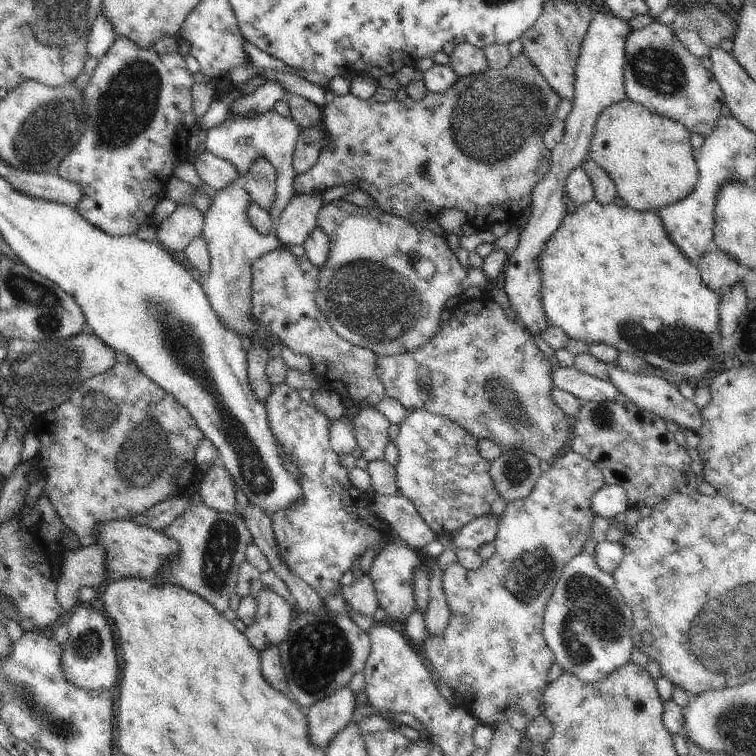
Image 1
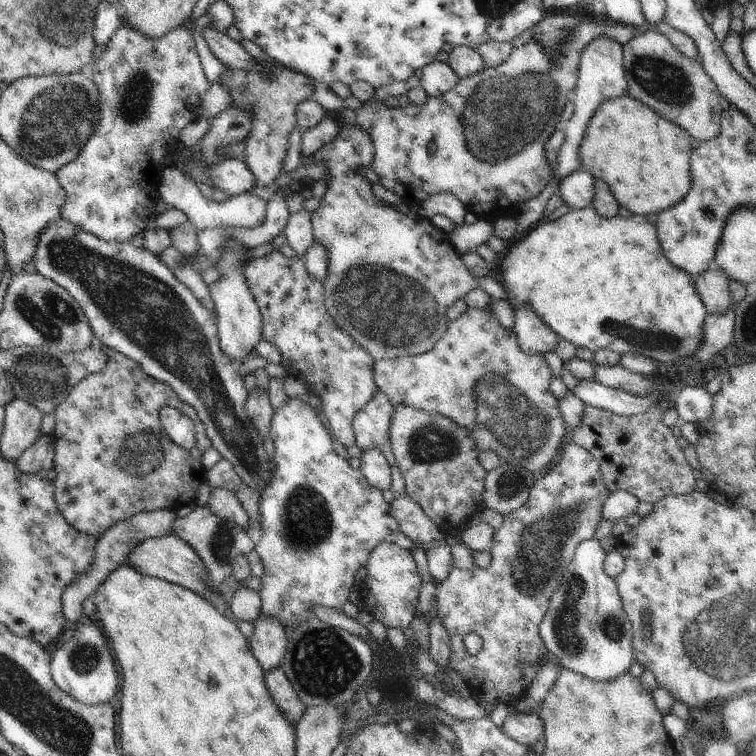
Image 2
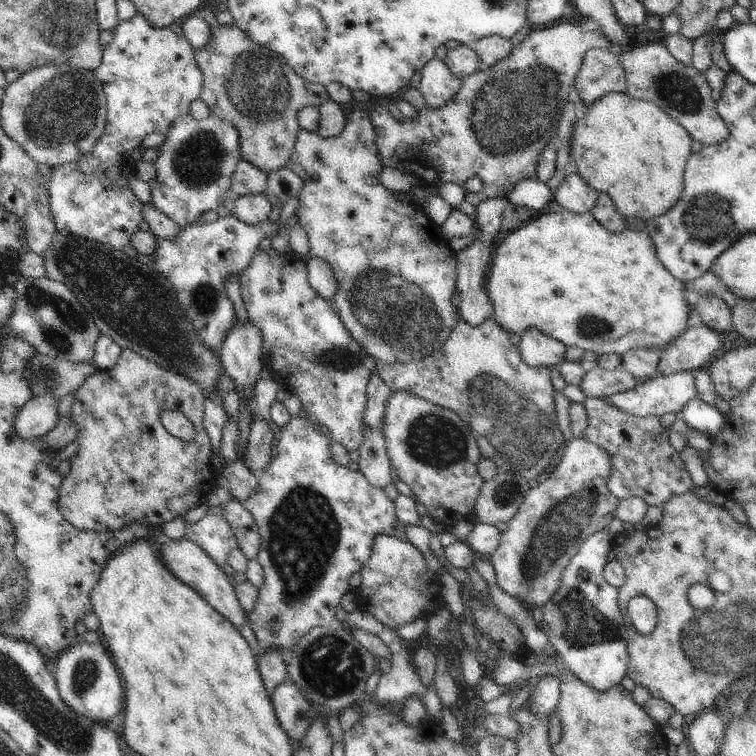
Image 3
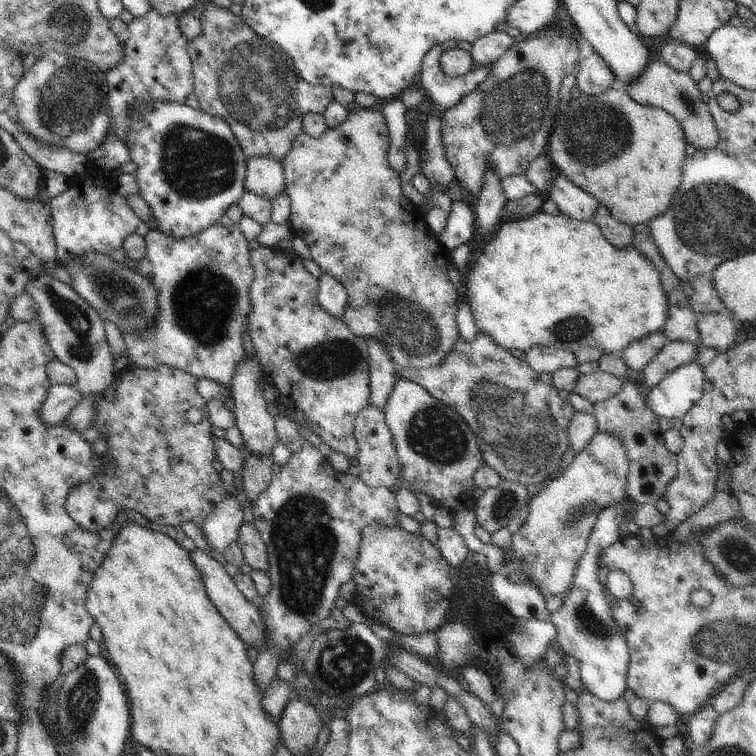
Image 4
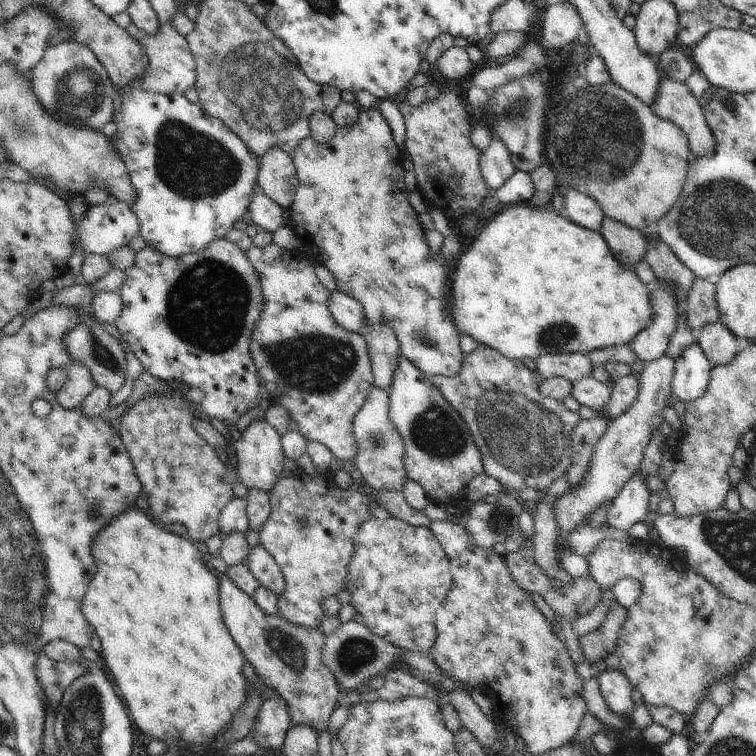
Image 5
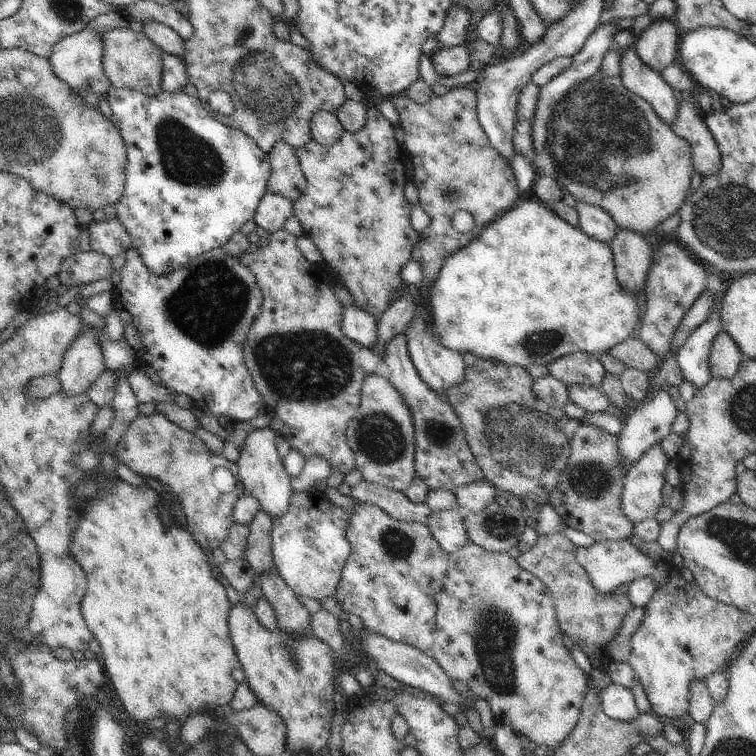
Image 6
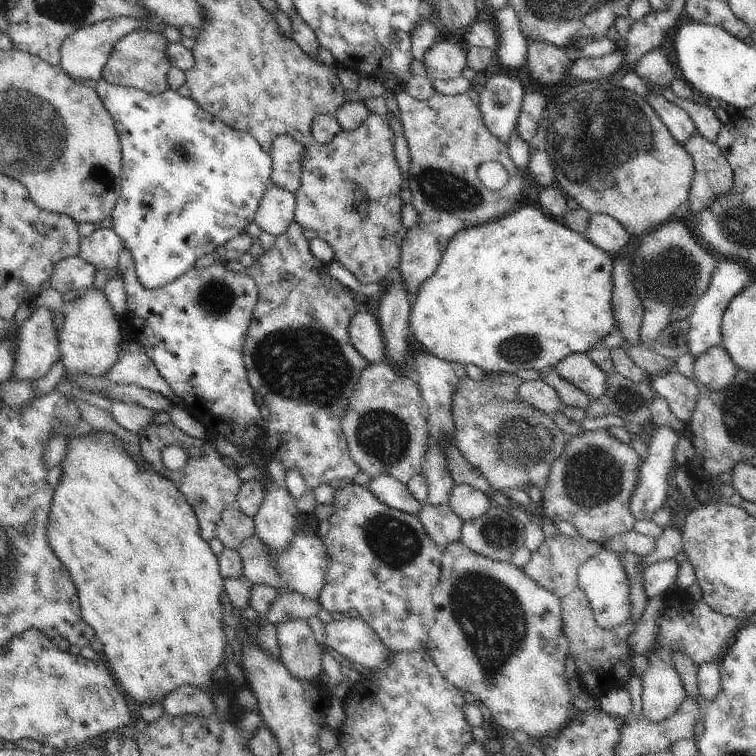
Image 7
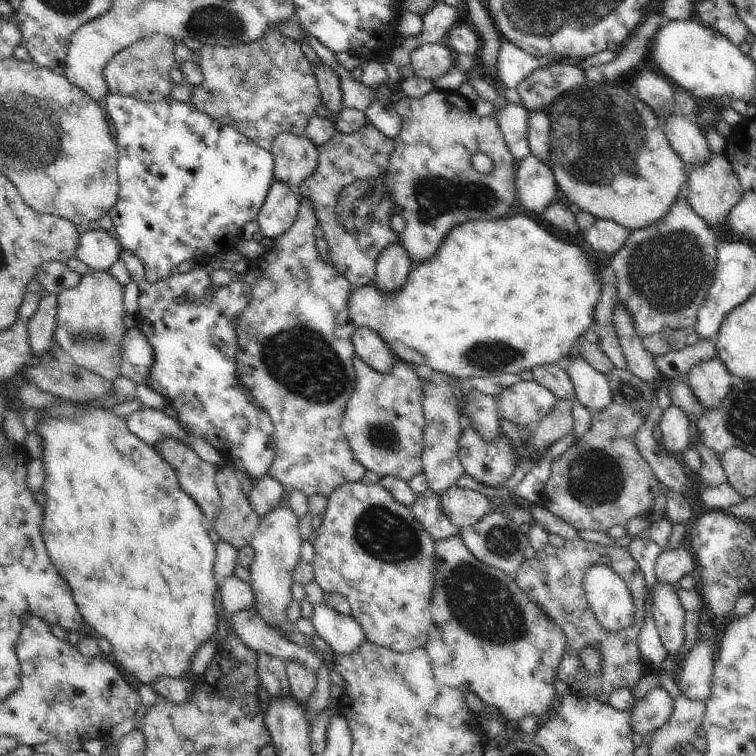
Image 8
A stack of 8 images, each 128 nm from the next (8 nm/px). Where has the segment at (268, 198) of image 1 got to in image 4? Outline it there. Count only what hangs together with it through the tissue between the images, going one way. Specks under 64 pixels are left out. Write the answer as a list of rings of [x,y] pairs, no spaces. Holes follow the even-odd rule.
[[[210,2],[205,6],[199,21],[202,25],[201,31],[199,32],[199,35],[196,35],[193,39],[189,39],[188,43],[188,52],[192,59],[191,67],[195,84],[193,93],[199,102],[199,108],[210,114],[210,116],[223,118],[228,123],[228,126],[235,134],[235,137],[237,138],[239,145],[242,147],[247,159],[272,155],[282,161],[291,149],[294,140],[296,140],[298,135],[303,132],[303,116],[306,116],[306,113],[322,113],[324,109],[335,100],[333,97],[333,89],[322,85],[314,86],[300,78],[298,72],[295,71],[295,60],[292,60],[291,56],[288,55],[282,47],[279,47],[267,38],[258,36],[258,34],[254,32],[253,28],[247,26],[245,20],[239,14],[232,13],[230,9],[220,7],[215,3]]]

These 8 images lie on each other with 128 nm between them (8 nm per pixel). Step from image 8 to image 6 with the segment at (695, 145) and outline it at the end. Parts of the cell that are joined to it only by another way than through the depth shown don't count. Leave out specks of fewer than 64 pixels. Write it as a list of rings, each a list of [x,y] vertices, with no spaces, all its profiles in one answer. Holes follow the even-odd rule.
[[[624,46],[624,56],[621,57],[622,72],[620,76],[623,80],[623,85],[630,89],[633,93],[641,96],[650,106],[657,112],[657,115],[667,124],[672,126],[677,119],[679,113],[679,100],[675,97],[673,88],[663,79],[660,73],[649,69],[635,53],[634,46]]]

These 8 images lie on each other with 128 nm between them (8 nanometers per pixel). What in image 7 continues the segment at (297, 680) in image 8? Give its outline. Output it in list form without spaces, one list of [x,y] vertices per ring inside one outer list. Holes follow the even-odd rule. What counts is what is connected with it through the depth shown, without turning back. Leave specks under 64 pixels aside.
[[[294,618],[277,625],[277,638],[282,664],[296,680],[312,680],[322,677],[324,645],[317,643],[306,618]]]

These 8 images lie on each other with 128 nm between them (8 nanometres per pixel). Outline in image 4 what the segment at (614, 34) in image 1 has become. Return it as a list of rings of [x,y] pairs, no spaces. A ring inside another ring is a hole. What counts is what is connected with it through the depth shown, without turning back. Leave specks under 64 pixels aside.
[[[596,52],[579,62],[576,74],[579,89],[589,95],[603,93],[607,88],[617,85],[615,74]],[[538,345],[524,353],[525,361],[534,372],[552,376],[560,369],[576,369],[580,366],[573,352]]]

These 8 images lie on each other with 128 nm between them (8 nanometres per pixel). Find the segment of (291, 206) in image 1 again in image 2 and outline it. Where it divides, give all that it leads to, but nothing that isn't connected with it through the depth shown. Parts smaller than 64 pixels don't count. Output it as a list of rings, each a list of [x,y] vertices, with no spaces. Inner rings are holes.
[[[302,209],[290,215],[282,235],[286,238],[286,243],[290,245],[290,248],[299,258],[302,258],[315,243],[311,212]]]

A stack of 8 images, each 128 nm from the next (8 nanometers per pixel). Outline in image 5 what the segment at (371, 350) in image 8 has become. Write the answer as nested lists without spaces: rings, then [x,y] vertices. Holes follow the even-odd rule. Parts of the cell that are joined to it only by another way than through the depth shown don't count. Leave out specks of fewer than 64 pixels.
[[[332,291],[329,298],[329,309],[334,320],[344,330],[364,335],[366,329],[366,317],[362,305],[342,291]]]

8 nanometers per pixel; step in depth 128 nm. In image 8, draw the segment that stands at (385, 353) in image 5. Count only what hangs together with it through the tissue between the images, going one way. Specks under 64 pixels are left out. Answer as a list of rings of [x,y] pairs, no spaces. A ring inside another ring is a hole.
[[[434,89],[420,99],[402,96],[394,108],[401,119],[401,130],[395,139],[395,148],[388,160],[386,174],[370,179],[370,192],[372,200],[374,190],[380,192],[381,197],[384,192],[388,192],[390,200],[402,208],[401,216],[406,220],[406,228],[399,238],[404,250],[410,254],[413,269],[416,264],[428,262],[454,228],[472,221],[505,218],[514,212],[517,208],[514,172],[518,162],[510,153],[497,120],[476,113],[475,102],[464,98],[458,91]],[[478,153],[485,154],[492,160],[492,173],[480,174],[474,168],[472,157]]]

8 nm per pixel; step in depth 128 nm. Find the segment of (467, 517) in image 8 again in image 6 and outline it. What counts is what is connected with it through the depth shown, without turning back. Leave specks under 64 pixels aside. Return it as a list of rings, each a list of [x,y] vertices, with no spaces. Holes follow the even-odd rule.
[[[488,480],[462,485],[455,490],[459,510],[463,514],[482,512],[496,498],[496,487]]]

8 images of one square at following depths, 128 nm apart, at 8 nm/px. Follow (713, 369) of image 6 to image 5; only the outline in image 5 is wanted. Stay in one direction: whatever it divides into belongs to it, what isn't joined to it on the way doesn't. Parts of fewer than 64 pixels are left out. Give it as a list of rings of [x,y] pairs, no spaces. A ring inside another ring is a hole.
[[[722,320],[704,325],[697,332],[697,338],[712,367],[730,364],[742,347]]]

